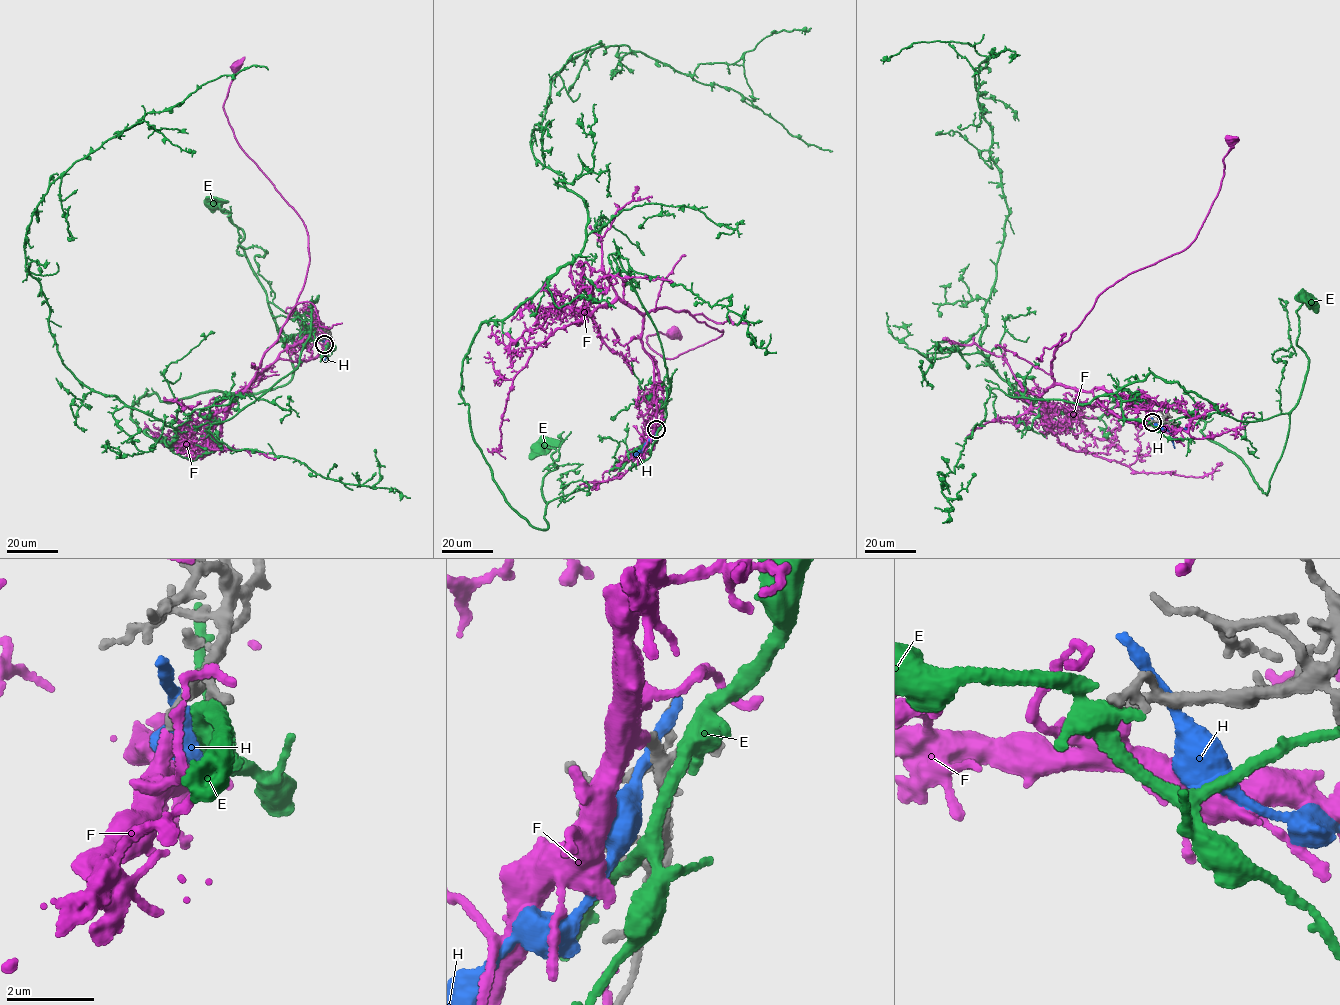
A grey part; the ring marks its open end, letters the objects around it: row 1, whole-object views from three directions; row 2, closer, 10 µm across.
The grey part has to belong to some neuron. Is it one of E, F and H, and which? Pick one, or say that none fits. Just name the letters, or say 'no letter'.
F

